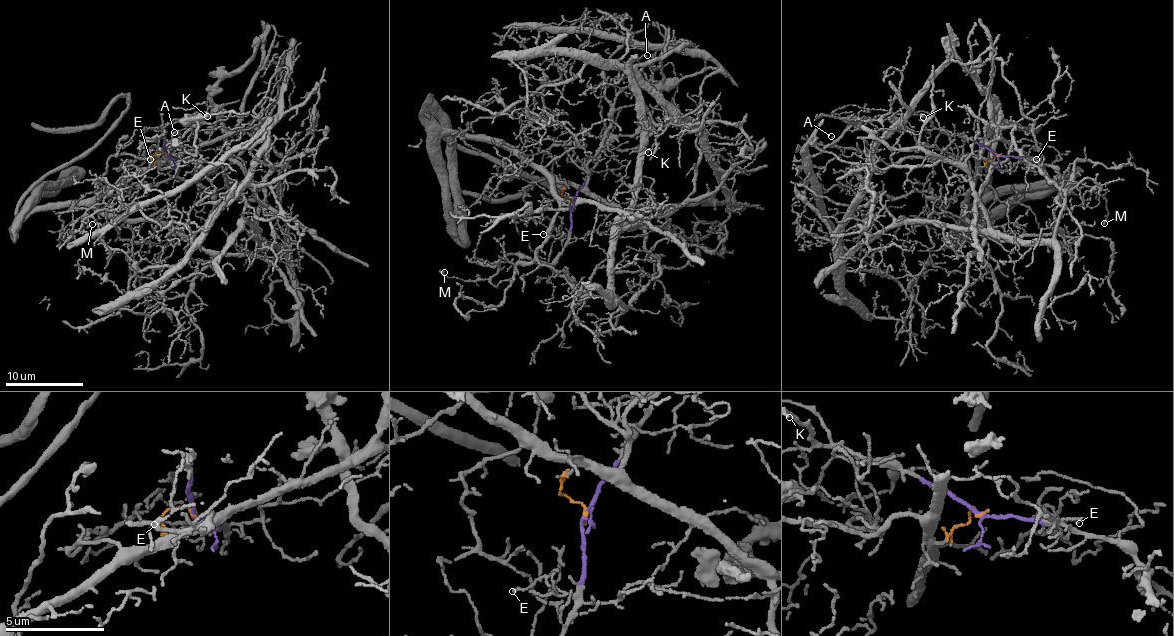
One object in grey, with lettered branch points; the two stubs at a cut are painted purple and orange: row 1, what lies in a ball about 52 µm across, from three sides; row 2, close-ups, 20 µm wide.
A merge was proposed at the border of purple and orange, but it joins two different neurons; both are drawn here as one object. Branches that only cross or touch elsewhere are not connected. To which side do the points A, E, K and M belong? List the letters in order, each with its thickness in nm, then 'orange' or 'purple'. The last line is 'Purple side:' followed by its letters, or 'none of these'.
A: calibre 100 nm; orange
E: calibre 100 nm; purple
K: calibre 180 nm; purple
M: calibre 170 nm; purple
Purple side: E, K, M

